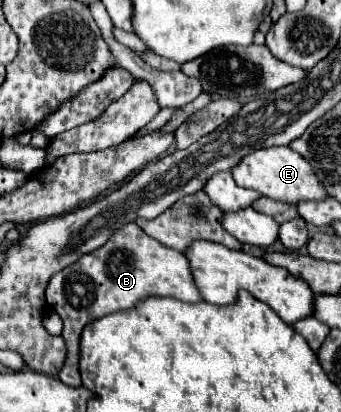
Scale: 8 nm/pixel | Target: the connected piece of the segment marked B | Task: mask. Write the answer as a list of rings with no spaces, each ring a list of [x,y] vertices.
[[[136,223],[124,225],[106,245],[66,267],[60,279],[54,277],[54,289],[46,291],[46,303],[64,321],[62,339],[66,343],[66,361],[58,373],[60,381],[74,387],[82,385],[78,371],[80,335],[88,323],[116,311],[132,309],[148,297],[174,297],[184,303],[202,301],[186,255],[148,237]]]

